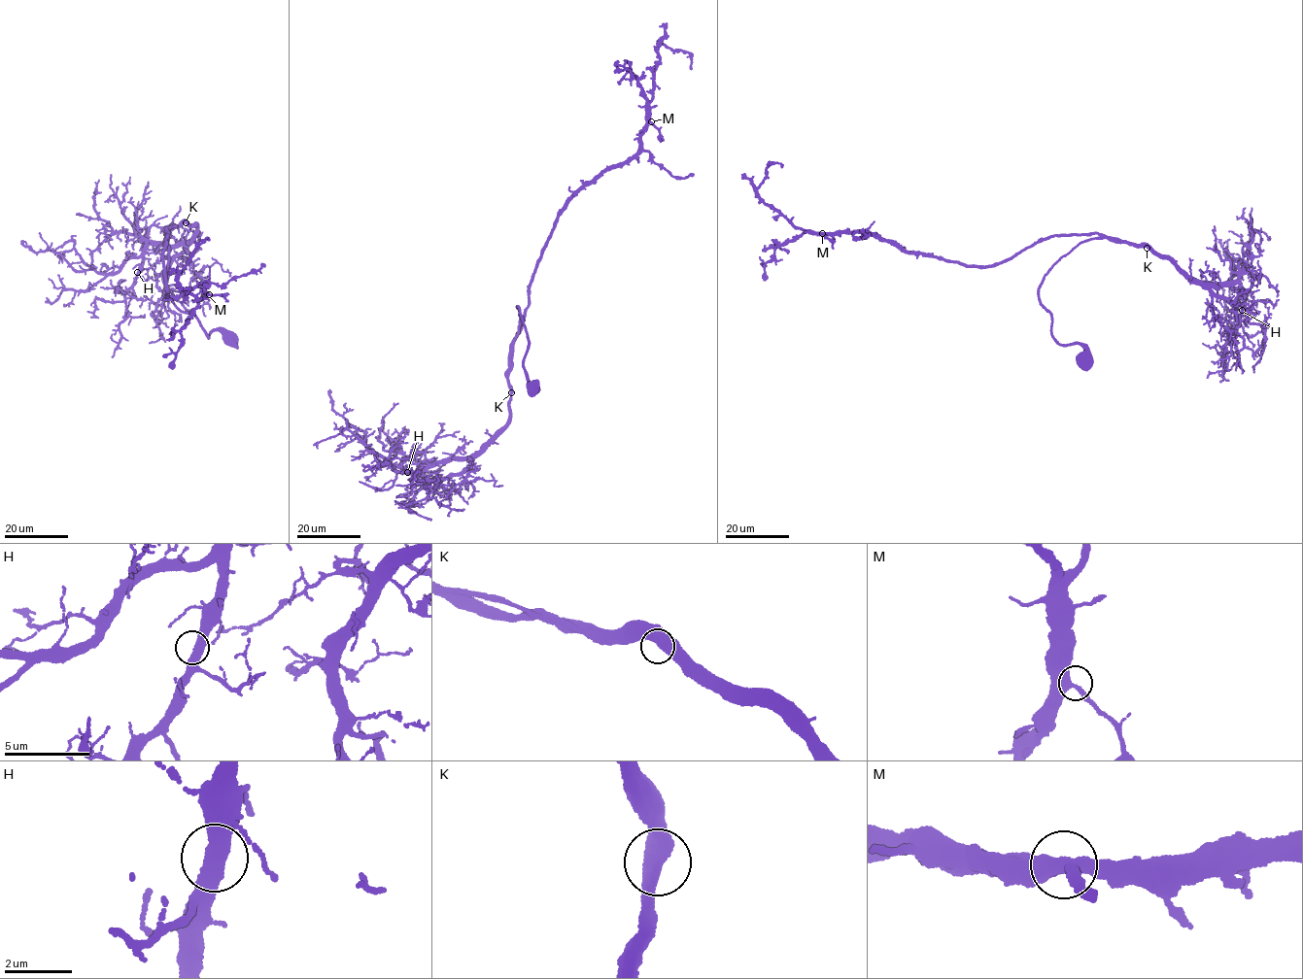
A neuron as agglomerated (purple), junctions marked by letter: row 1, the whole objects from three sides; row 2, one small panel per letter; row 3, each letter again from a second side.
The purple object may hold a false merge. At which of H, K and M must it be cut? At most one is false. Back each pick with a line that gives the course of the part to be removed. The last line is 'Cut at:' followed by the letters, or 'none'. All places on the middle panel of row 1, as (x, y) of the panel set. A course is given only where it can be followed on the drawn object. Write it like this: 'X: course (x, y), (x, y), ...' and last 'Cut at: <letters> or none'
Cut at: none

